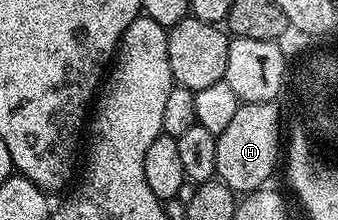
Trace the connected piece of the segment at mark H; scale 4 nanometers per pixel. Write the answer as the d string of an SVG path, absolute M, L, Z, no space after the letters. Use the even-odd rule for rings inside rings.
M241 103L238 114L226 125L226 130L216 137L217 166L215 175L230 191L251 194L267 185L272 171L277 171L276 159L282 156L282 118L275 103Z

